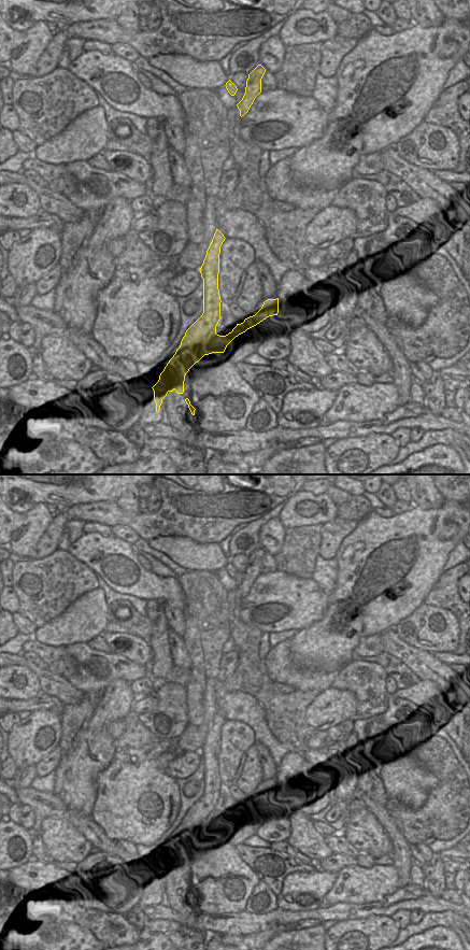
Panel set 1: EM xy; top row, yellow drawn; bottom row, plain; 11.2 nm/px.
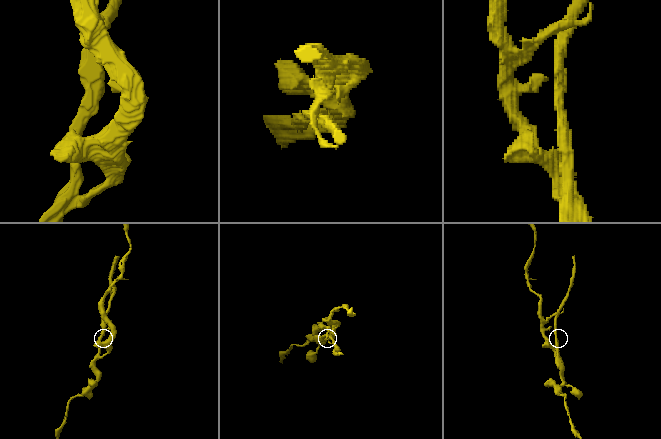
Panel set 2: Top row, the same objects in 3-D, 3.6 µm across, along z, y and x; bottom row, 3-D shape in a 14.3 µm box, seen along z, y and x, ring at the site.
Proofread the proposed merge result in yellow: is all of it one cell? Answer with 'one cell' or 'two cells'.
two cells

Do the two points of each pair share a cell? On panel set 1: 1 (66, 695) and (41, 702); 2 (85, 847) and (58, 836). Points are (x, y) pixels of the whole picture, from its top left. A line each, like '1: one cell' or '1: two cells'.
1: two cells
2: one cell

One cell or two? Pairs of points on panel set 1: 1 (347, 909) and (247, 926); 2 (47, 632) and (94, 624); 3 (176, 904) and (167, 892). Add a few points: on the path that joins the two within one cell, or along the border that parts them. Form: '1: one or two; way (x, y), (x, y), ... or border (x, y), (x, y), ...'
1: one; way (323, 913), (272, 918)
2: one; way (59, 632), (76, 624), (82, 624)
3: one; way (175, 901), (170, 895)

